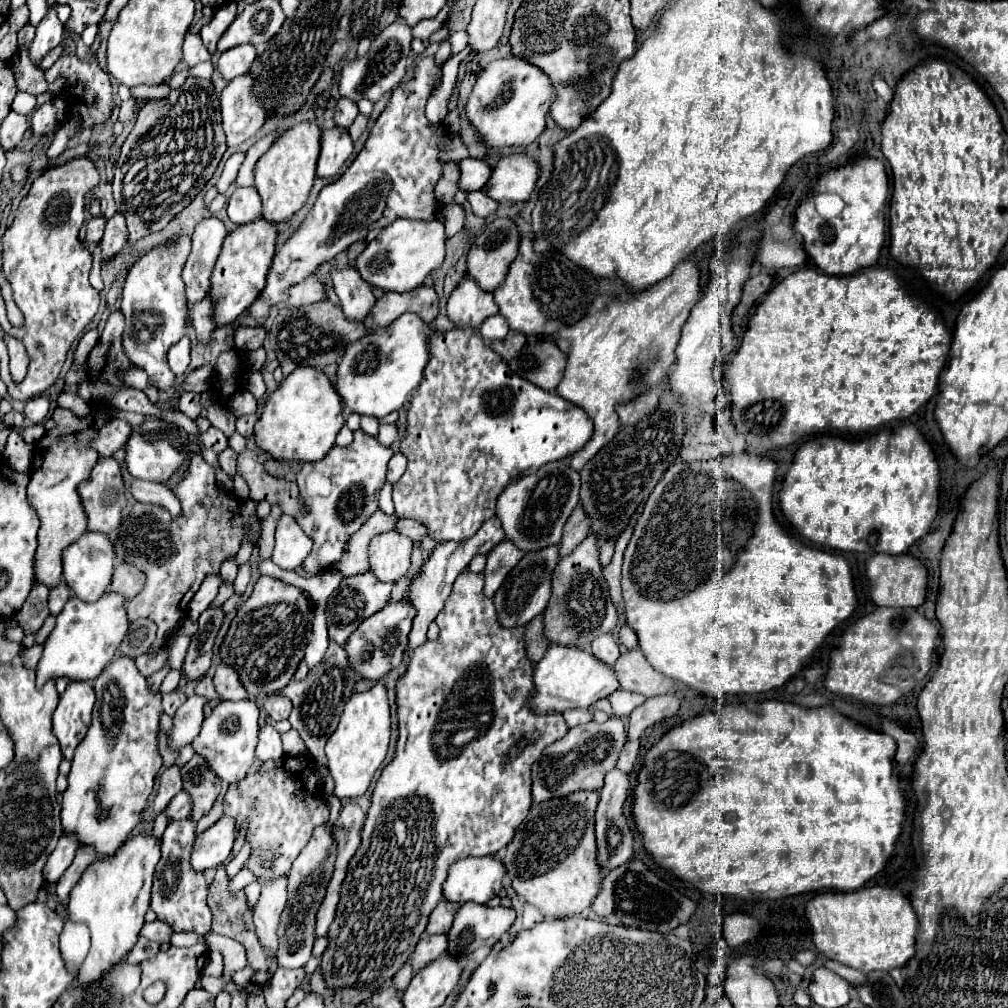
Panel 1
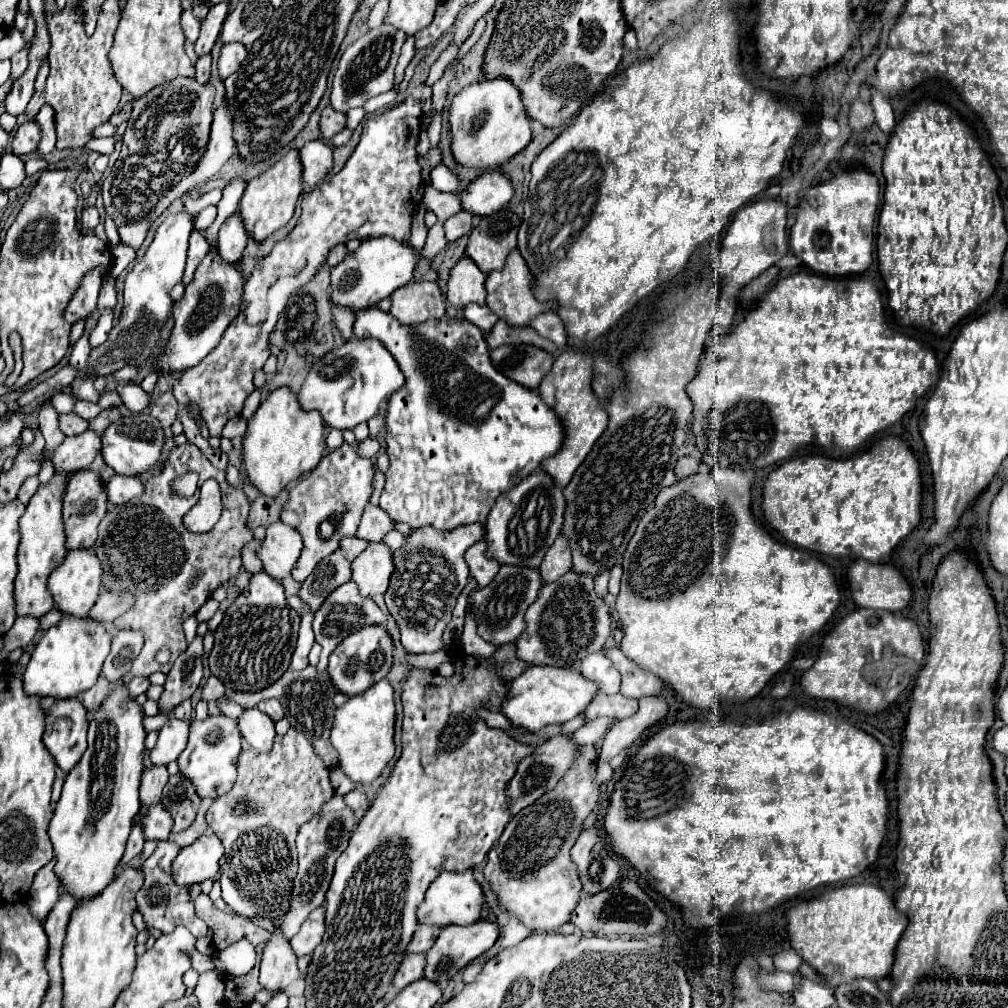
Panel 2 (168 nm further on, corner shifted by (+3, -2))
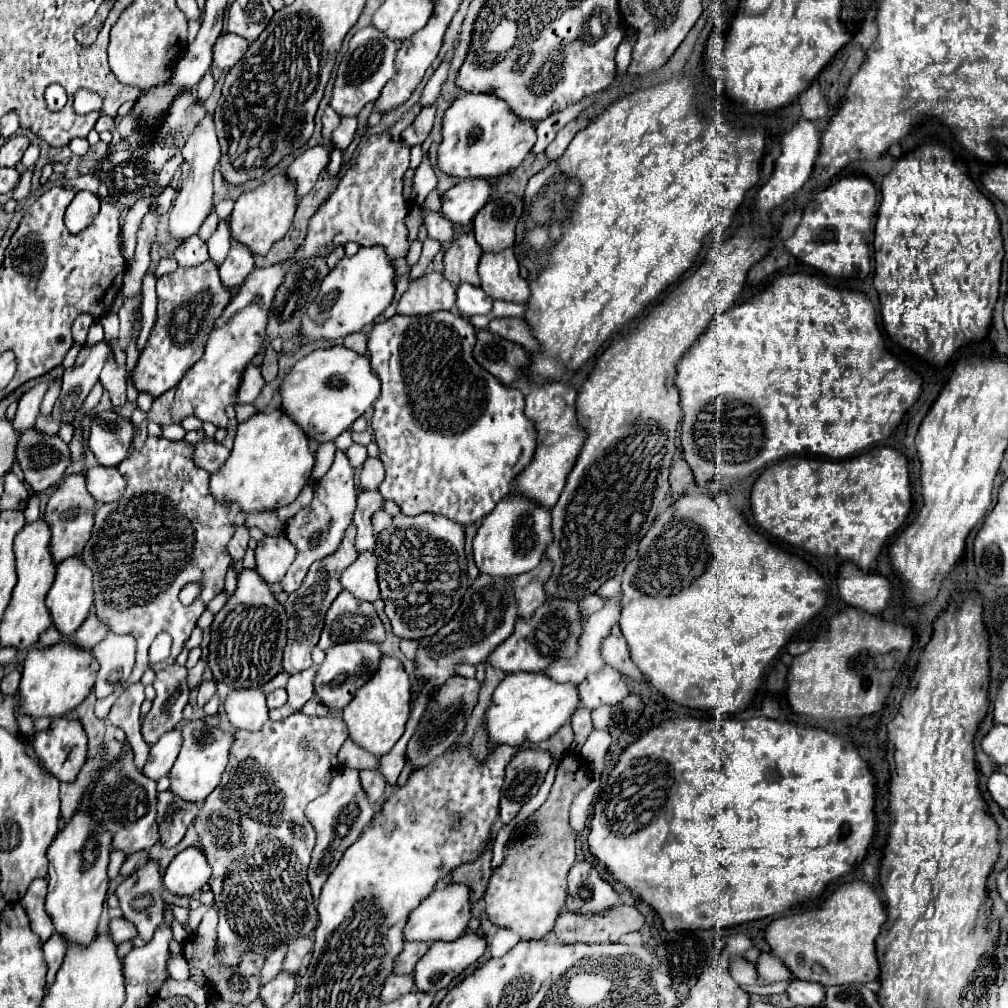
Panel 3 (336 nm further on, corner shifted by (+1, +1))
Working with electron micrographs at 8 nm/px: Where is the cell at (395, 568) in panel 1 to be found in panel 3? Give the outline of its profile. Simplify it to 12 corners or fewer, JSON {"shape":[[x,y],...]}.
{"shape":[[374,551],[360,553],[340,577],[360,601],[380,597]]}

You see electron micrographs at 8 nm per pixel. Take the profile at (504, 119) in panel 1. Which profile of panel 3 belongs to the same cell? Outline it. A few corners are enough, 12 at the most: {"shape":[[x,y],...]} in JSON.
{"shape":[[488,93],[444,113],[438,167],[498,177],[536,141],[534,125]]}

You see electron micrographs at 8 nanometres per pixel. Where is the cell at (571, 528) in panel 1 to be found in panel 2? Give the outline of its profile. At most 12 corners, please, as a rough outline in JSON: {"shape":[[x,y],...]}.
{"shape":[[558,536],[538,568],[542,582],[570,570],[568,540]]}

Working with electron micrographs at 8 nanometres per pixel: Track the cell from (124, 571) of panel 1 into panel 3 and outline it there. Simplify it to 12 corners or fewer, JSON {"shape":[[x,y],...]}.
{"shape":[[96,613],[74,633],[74,643],[92,649],[108,633]]}

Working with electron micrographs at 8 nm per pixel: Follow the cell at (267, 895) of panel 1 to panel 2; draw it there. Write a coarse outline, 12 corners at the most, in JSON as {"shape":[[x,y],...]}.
{"shape":[[274,922],[260,962],[264,990],[280,992],[300,976]]}

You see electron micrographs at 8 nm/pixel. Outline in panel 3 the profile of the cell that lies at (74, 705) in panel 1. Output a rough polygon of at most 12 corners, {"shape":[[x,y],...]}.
{"shape":[[54,717],[32,747],[58,781],[74,781],[88,757],[86,731]]}

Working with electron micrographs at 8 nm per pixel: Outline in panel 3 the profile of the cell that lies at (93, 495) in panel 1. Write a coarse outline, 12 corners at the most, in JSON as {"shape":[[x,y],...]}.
{"shape":[[68,475],[44,519],[56,563],[80,555],[96,501],[84,475]]}

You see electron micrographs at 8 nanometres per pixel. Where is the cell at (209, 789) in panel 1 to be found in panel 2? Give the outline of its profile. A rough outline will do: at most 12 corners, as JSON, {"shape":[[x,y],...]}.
{"shape":[[176,774],[162,790],[172,832],[194,822],[200,806],[188,780]]}

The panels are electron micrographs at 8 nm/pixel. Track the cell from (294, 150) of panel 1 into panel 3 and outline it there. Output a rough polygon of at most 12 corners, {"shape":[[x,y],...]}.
{"shape":[[274,175],[242,193],[232,239],[266,255],[292,225],[296,183]]}

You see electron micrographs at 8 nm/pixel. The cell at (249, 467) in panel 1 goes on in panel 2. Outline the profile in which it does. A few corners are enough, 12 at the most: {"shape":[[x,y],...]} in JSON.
{"shape":[[286,490],[276,500],[258,496],[250,506],[246,526],[268,528],[280,520],[288,502]]}

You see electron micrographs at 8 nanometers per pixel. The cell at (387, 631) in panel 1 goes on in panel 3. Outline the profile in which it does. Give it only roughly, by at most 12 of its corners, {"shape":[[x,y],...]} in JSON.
{"shape":[[370,641],[338,643],[318,667],[318,703],[340,711],[378,671]]}

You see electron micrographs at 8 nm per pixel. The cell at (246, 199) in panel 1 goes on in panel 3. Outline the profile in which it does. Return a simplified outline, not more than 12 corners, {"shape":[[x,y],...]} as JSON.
{"shape":[[232,245],[220,267],[230,289],[244,283],[254,257],[242,245]]}

